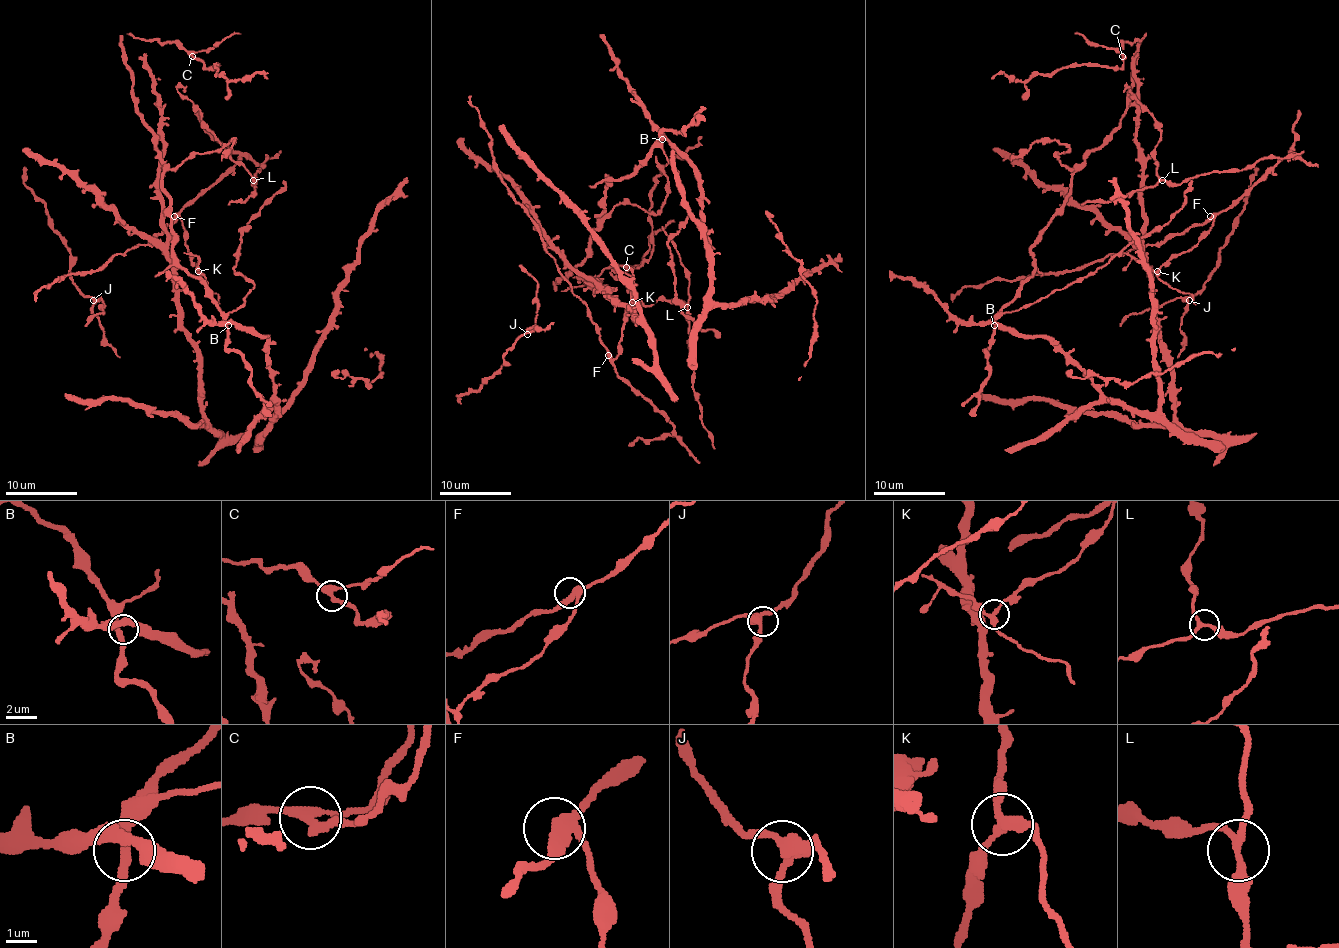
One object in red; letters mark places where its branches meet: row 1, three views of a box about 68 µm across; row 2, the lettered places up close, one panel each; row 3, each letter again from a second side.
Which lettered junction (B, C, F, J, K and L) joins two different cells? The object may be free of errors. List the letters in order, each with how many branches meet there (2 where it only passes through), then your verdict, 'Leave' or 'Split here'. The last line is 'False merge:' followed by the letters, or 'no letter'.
B: Branches: 3. Leave
C: Branches: 3. Leave
F: Branches: 3. Leave
J: Branches: 3. Leave
K: Branches: 3. Split here
L: Branches: 3. Leave
False merge: K

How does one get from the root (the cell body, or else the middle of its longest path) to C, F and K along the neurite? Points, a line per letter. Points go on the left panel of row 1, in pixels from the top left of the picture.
C: (133, 95), (133, 72), (125, 63), (122, 36), (133, 34), (161, 43), (179, 43), (192, 56)
F: (133, 95), (133, 70), (143, 66), (160, 110), (167, 257), (196, 271), (174, 216)
K: (133, 95), (133, 70), (143, 66), (160, 110), (160, 203), (167, 257), (178, 268), (196, 266), (197, 271)

